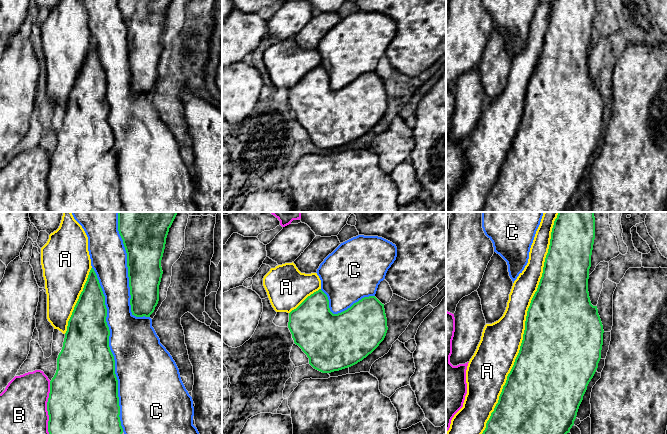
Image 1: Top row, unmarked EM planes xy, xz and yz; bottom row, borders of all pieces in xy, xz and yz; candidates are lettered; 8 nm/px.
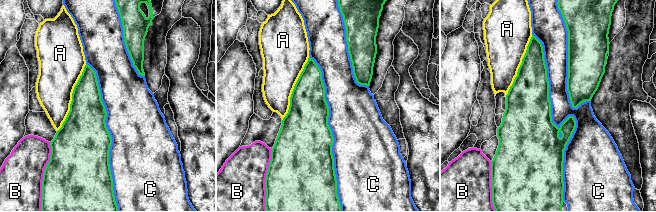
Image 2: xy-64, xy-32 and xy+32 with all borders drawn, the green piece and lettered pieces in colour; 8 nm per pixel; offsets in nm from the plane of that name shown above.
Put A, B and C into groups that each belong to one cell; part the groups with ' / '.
A / B / C

